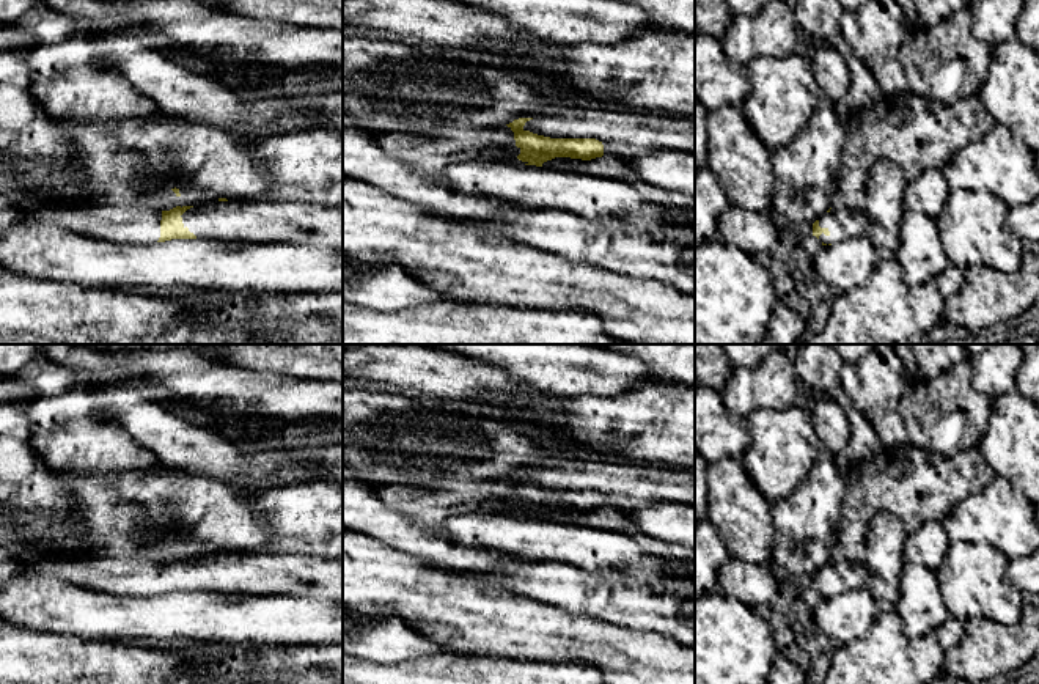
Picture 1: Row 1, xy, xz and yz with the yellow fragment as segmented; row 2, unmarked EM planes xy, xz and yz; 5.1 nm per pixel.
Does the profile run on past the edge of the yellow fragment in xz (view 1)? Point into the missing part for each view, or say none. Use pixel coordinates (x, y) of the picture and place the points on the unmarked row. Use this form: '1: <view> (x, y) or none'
1: xz (626, 486)

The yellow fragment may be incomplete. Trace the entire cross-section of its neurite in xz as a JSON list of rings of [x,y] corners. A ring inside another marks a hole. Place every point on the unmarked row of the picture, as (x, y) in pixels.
[[[580,456],[566,462],[544,461],[533,470],[519,470],[509,476],[486,483],[412,483],[376,486],[382,503],[409,516],[418,524],[442,524],[464,513],[503,513],[514,509],[525,517],[542,519],[555,509],[591,513],[616,509],[622,514],[652,503],[695,505],[695,475],[666,465],[646,465],[616,458]]]

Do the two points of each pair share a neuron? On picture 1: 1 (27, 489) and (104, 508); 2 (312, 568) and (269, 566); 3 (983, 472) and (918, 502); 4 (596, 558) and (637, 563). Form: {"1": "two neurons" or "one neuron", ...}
{"1": "two neurons", "2": "one neuron", "3": "one neuron", "4": "one neuron"}

